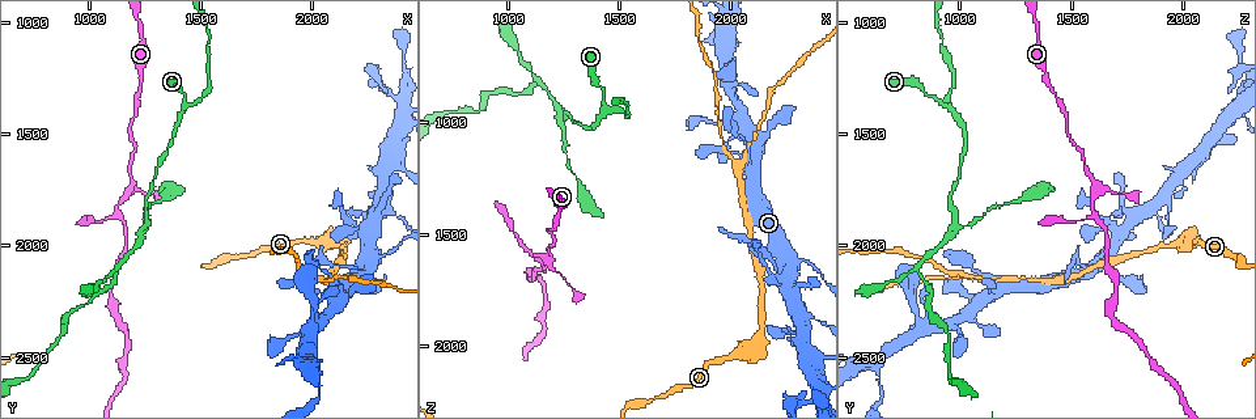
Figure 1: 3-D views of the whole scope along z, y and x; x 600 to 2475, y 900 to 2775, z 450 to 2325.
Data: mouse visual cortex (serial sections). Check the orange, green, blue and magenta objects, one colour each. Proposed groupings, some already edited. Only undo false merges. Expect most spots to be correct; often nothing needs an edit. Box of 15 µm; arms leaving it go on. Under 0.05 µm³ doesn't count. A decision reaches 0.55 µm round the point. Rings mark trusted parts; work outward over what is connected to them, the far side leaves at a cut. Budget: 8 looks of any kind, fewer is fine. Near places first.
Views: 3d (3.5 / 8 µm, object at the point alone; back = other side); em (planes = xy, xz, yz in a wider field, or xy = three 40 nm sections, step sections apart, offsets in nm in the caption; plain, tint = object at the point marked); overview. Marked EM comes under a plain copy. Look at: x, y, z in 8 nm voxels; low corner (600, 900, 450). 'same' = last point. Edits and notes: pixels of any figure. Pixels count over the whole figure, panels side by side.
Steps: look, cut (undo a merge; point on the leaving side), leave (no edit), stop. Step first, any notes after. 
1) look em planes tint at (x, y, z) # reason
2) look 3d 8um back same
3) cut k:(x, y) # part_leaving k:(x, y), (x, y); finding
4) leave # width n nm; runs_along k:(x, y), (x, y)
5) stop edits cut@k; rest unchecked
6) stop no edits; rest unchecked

look 3d 8um at (2020, 2140, 1210) # branch point

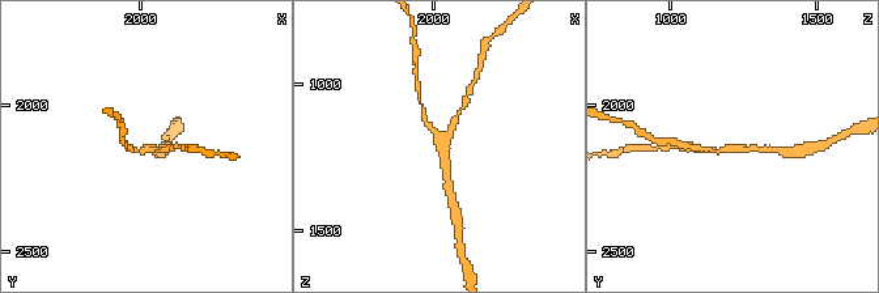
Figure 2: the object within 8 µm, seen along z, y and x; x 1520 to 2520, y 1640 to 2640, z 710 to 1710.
look em xy step 5 tint at (2030, 2160, 1190) # arms 3; arm_widths 150, 150, 200 nm

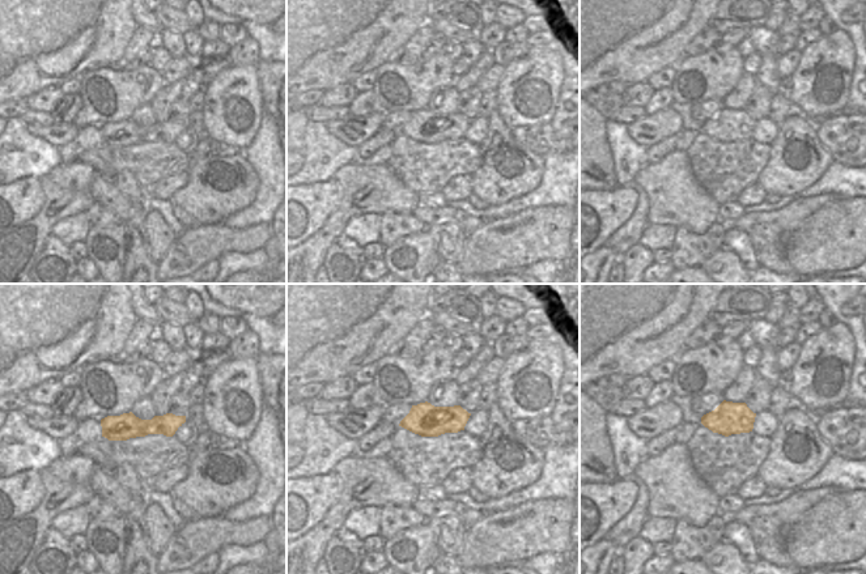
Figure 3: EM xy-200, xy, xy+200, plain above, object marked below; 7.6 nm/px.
leave # width 260 nm; runs_along 2:(448, 182), (442, 144), (423, 113); continuous, no second cell

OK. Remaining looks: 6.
look 3d 3.5um at (1130, 1870, 1610) # a fork

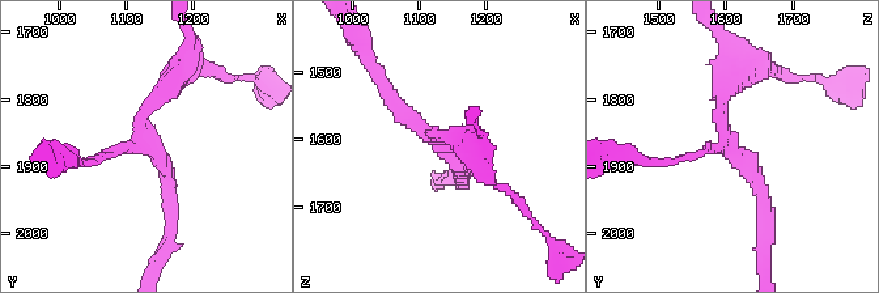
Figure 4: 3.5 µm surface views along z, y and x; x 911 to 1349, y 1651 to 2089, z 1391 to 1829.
look em xy step 2 tint at (1125, 1855, 1600) # arms 3; arm_widths 150, 200, 300 nm

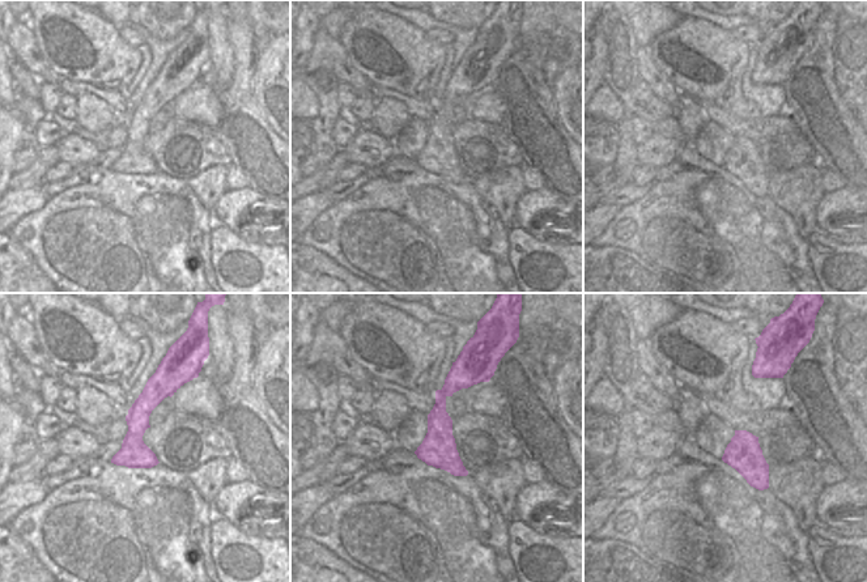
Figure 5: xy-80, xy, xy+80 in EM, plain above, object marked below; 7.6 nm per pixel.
leave # width 280 nm; runs_along 4:(734, 66), (723, 134), (764, 209); one cell here

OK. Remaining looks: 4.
look 3d 3.5um at (1440, 1370, 950) # a fork

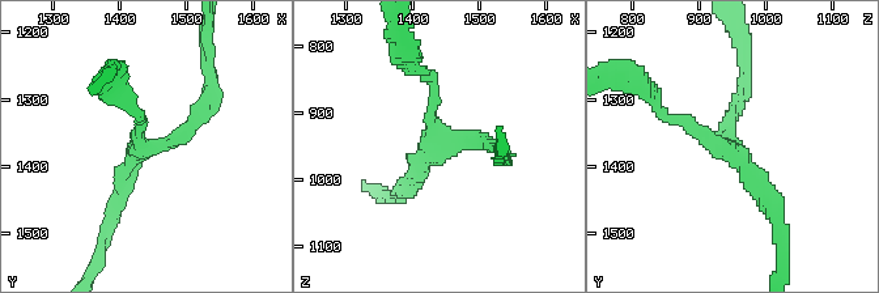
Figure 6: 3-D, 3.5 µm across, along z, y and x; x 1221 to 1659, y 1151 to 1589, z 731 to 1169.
look em xy step 3 tint at (1430, 1370, 940) # arms 3; arm_widths 150, 200, 200 nm

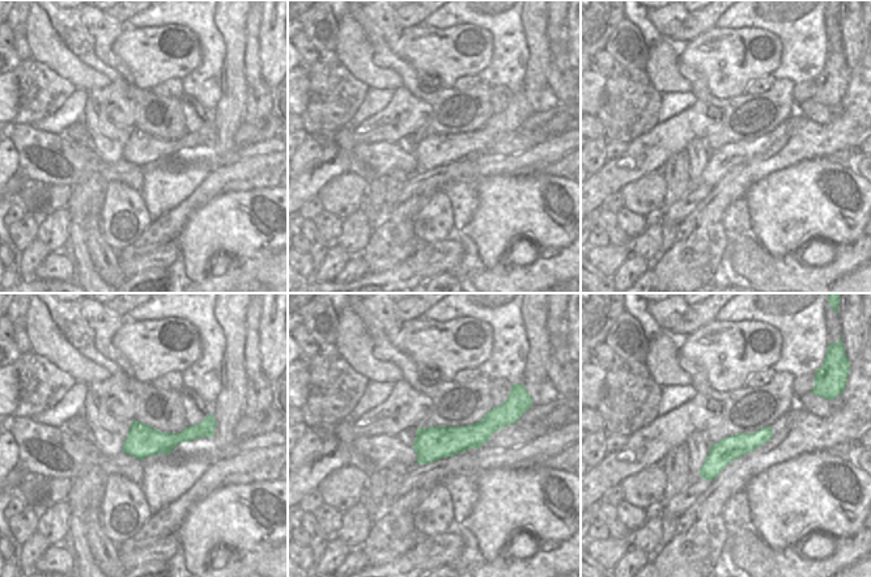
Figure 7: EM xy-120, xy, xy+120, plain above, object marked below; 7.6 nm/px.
leave # runs_along 6:(657, 106), (723, 147), (775, 215); one cell here

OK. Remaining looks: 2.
look 3d 8um at (1260, 1900, 980) # three arms meet

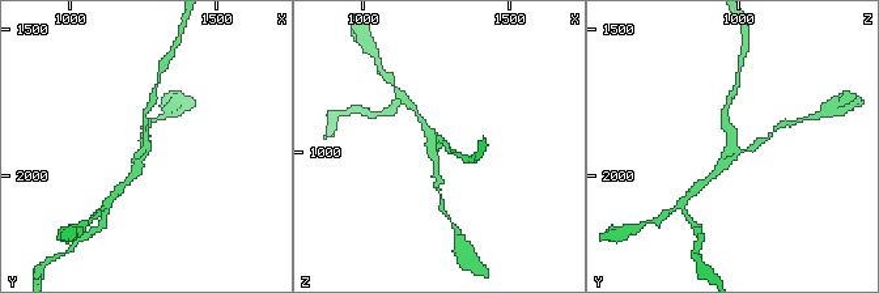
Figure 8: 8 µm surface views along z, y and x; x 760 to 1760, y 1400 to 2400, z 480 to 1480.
look em xy step 2 tint at (1250, 1900, 980) # arms 3; arm_widths 150, 200, 250 nm; shape alone is not enough

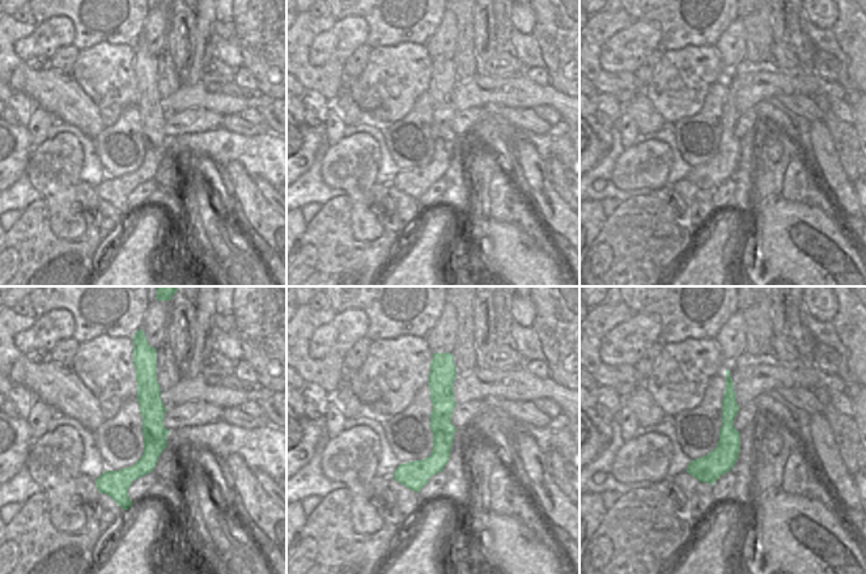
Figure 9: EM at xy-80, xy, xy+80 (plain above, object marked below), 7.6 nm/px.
leave # runs_along 9:(153, 366), (152, 453), (101, 488); continuous, no second cell

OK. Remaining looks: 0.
stop no edits; rest unchecked

